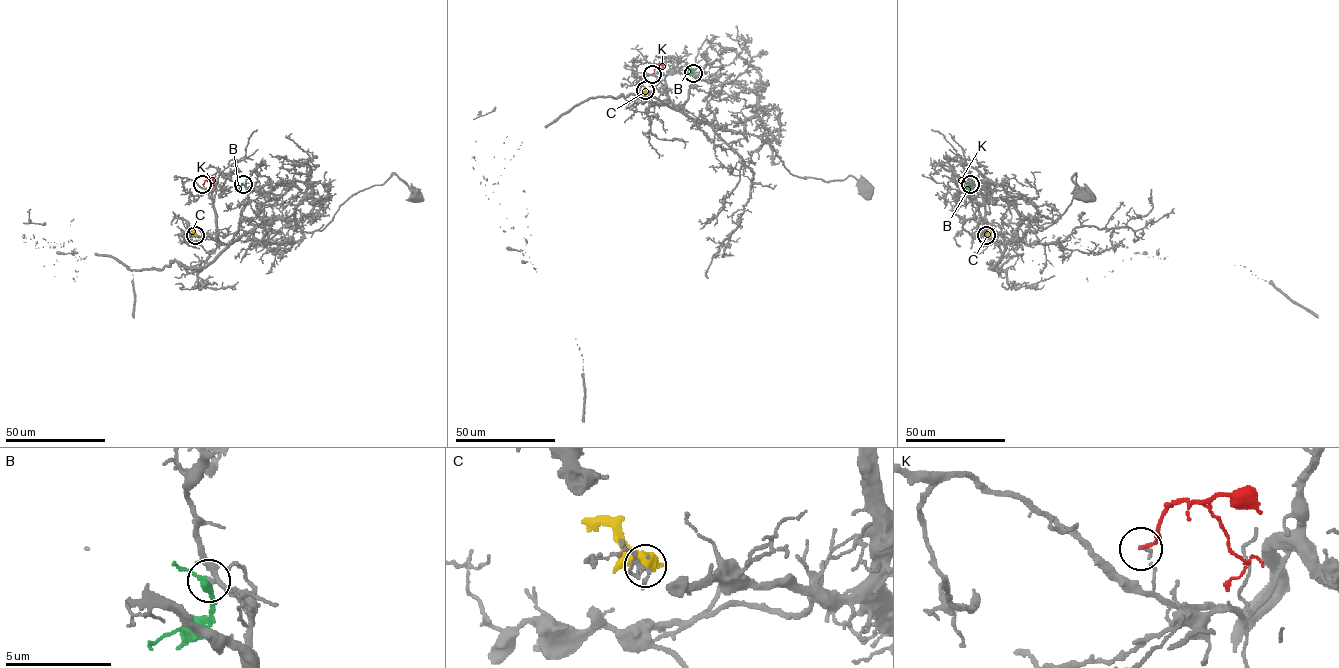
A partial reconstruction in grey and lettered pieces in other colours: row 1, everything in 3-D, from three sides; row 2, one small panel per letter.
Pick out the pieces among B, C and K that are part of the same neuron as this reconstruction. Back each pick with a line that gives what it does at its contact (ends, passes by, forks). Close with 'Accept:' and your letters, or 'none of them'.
B: it passes by
Accept: B

